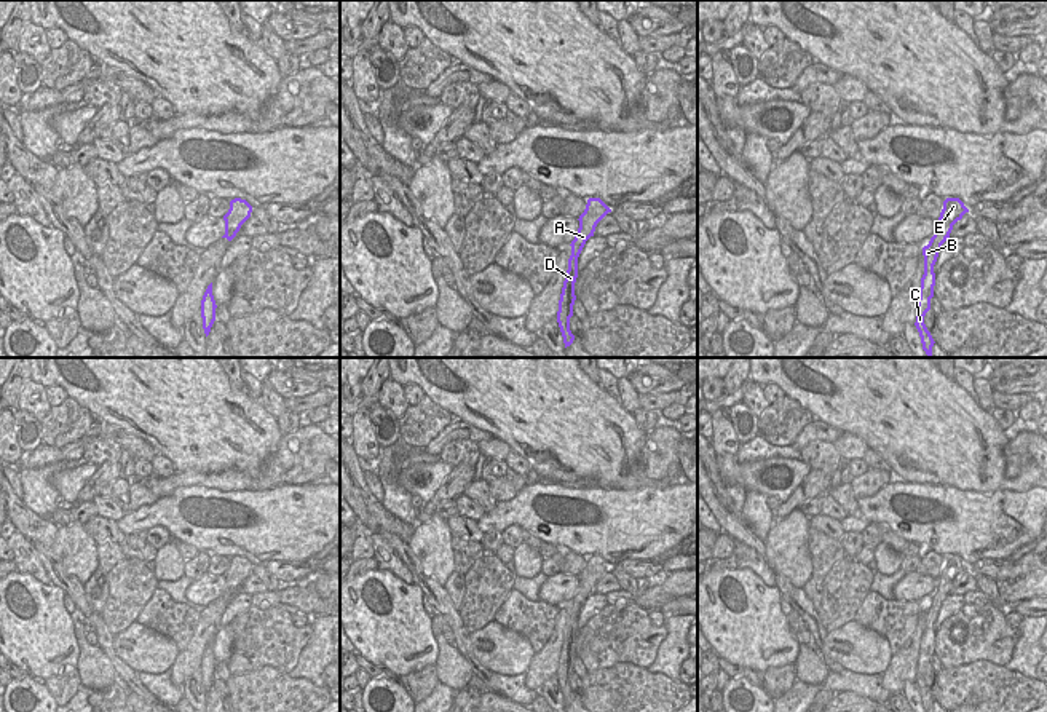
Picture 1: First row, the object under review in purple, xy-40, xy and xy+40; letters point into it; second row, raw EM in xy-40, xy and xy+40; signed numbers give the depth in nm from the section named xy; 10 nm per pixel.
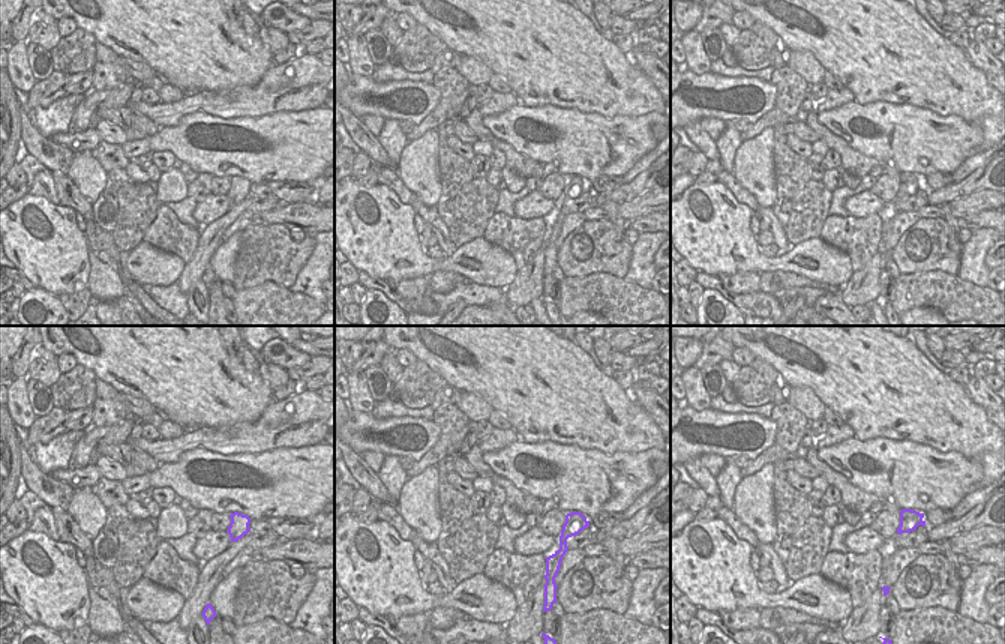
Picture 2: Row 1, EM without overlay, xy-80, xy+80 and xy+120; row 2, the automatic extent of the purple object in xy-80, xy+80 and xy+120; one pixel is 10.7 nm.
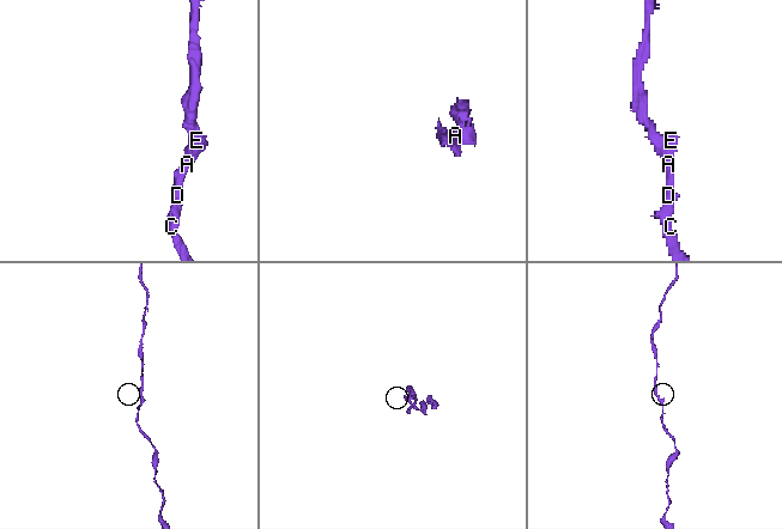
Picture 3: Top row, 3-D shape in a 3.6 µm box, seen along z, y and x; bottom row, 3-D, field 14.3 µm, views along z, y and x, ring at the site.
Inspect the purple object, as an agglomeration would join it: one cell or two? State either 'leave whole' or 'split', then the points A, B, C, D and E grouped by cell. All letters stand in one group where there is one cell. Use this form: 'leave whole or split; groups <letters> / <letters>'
leave whole; groups A B C D E

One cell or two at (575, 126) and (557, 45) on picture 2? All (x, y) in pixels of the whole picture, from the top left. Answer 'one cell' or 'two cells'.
two cells

